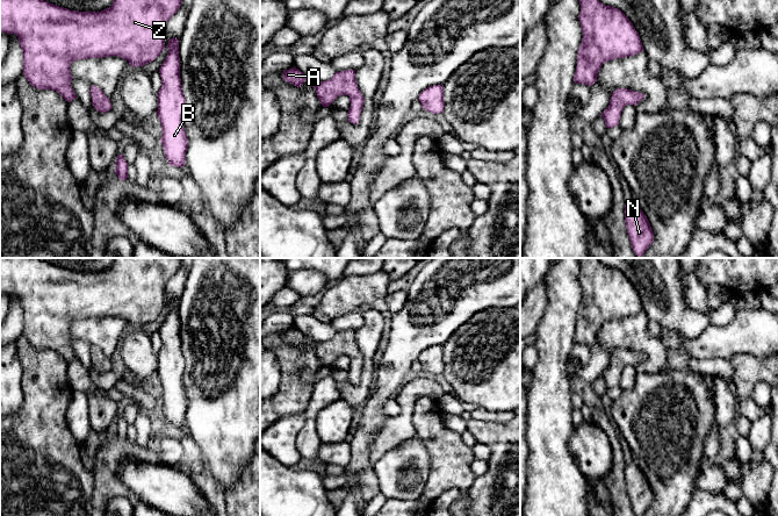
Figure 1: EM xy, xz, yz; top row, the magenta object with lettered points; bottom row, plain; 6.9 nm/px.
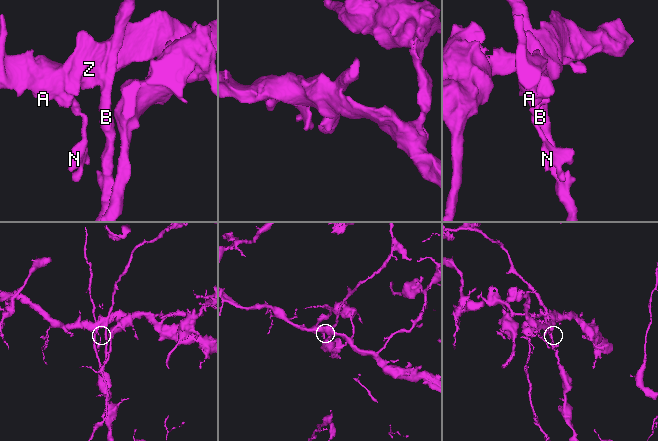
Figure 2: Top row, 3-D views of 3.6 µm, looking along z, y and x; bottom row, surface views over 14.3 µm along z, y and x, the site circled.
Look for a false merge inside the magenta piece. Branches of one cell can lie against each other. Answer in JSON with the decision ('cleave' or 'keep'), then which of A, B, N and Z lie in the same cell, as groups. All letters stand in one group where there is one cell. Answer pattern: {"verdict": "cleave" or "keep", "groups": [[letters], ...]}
{"verdict": "cleave", "groups": [["A", "Z"], ["B", "N"]]}

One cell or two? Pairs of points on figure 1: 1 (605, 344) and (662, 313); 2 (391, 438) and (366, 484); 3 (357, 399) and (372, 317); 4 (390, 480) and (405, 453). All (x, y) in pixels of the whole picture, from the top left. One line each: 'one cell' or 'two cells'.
1: two cells
2: one cell
3: one cell
4: one cell

